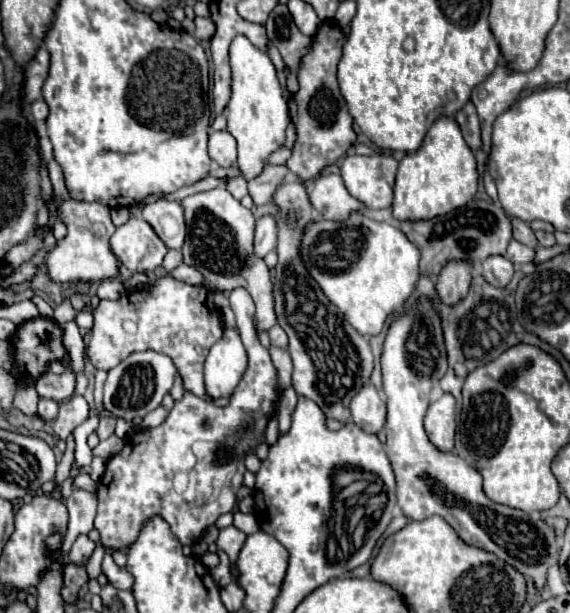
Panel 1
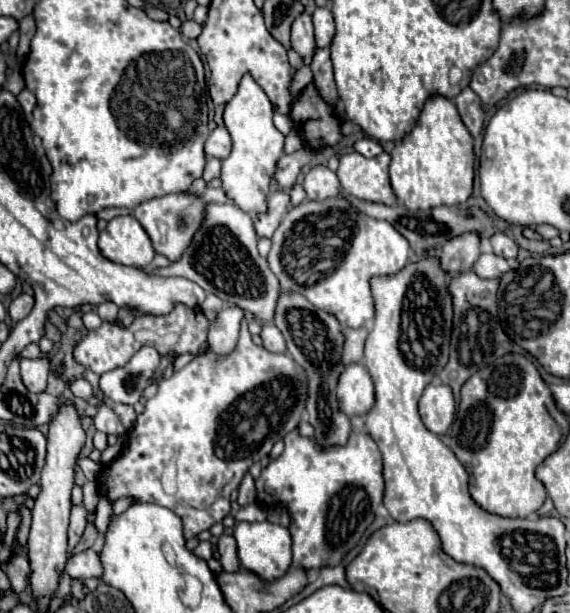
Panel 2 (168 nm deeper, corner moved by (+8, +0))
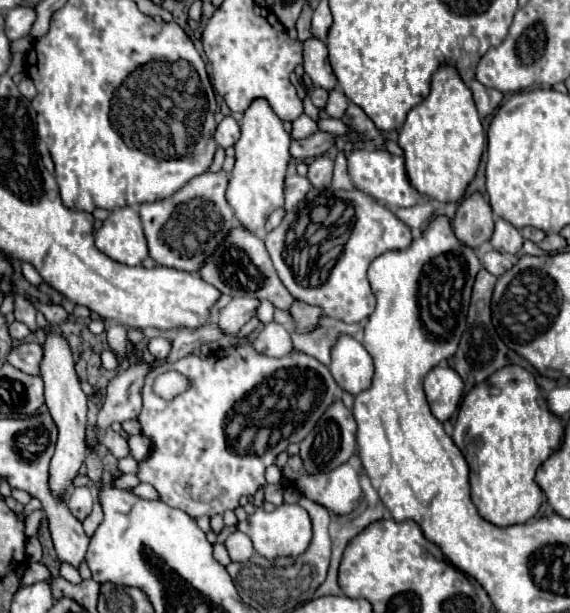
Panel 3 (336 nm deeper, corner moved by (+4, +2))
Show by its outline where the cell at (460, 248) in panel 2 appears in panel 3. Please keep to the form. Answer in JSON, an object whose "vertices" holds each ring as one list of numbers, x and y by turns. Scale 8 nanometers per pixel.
{"vertices":[[480,193,466,197,454,217,454,235,458,241,470,249,478,249,482,243,490,241,494,231,494,217,490,205]]}

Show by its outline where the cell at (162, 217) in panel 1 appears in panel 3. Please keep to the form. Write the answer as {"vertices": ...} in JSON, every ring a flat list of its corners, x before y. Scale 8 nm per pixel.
{"vertices":[[224,171,202,173,180,191,176,191,176,195,140,205,138,213,148,239,150,257,158,265,188,273,198,271,198,265,202,265,206,253,212,253,218,241,222,241,222,237,226,235,226,229,232,229,236,225,234,211,228,203,224,203,226,185,228,175]]}

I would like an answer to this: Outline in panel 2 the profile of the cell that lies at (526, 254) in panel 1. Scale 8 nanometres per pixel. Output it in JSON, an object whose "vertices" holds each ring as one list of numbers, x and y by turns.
{"vertices":[[502,231,494,233,494,235,490,237,490,243,492,243,494,253,500,255,500,257,504,257,504,259,514,259,516,253,518,253,518,245,514,243,514,239,512,239,510,235,502,233]]}

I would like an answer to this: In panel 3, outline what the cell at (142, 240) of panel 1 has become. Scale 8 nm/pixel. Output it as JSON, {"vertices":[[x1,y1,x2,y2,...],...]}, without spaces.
{"vertices":[[134,207,114,209,96,231,96,247,118,263,142,265,148,257,148,245,138,211]]}

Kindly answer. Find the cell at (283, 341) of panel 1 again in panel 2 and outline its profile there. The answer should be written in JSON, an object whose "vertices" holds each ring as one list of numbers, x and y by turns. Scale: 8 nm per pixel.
{"vertices":[[268,323,262,329,260,337,262,337,262,347,266,351,270,351,270,353,286,353,286,341,284,341,282,333,278,331,278,327,274,323]]}

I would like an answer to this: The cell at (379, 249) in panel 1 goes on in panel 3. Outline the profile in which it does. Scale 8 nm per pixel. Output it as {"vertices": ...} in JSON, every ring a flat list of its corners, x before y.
{"vertices":[[312,189,290,213,284,215,282,223,266,235,266,249,278,271,280,281,290,291,290,295,296,301,322,307,328,317,340,319,344,323,366,321,374,311,376,297,366,279,366,269,374,261,374,257,380,257,386,251,408,249,410,243,412,243,410,229,402,221,398,221,390,209,378,205,376,199,358,189,352,191,328,189,322,193]]}

